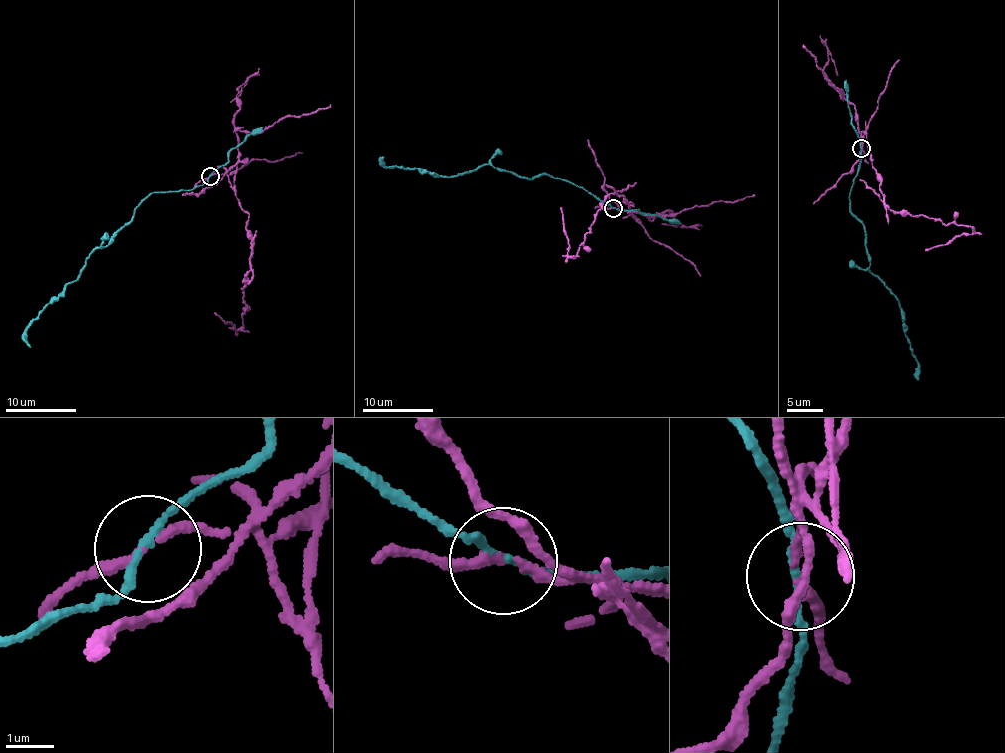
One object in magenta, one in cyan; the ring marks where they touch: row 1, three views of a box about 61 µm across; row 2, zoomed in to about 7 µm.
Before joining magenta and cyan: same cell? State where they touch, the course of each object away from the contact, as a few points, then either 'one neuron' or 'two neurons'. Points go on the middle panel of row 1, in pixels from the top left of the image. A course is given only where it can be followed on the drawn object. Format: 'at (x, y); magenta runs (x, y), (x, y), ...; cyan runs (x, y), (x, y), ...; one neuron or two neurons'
at (613, 208); magenta runs (613, 209), (629, 212), (633, 203), (616, 191), (609, 194), (575, 256), (567, 254), (569, 238), (559, 207); cyan runs (613, 209), (562, 179), (544, 175), (530, 178), (489, 163), (443, 177), (417, 168), (385, 165), (383, 157); two neurons

